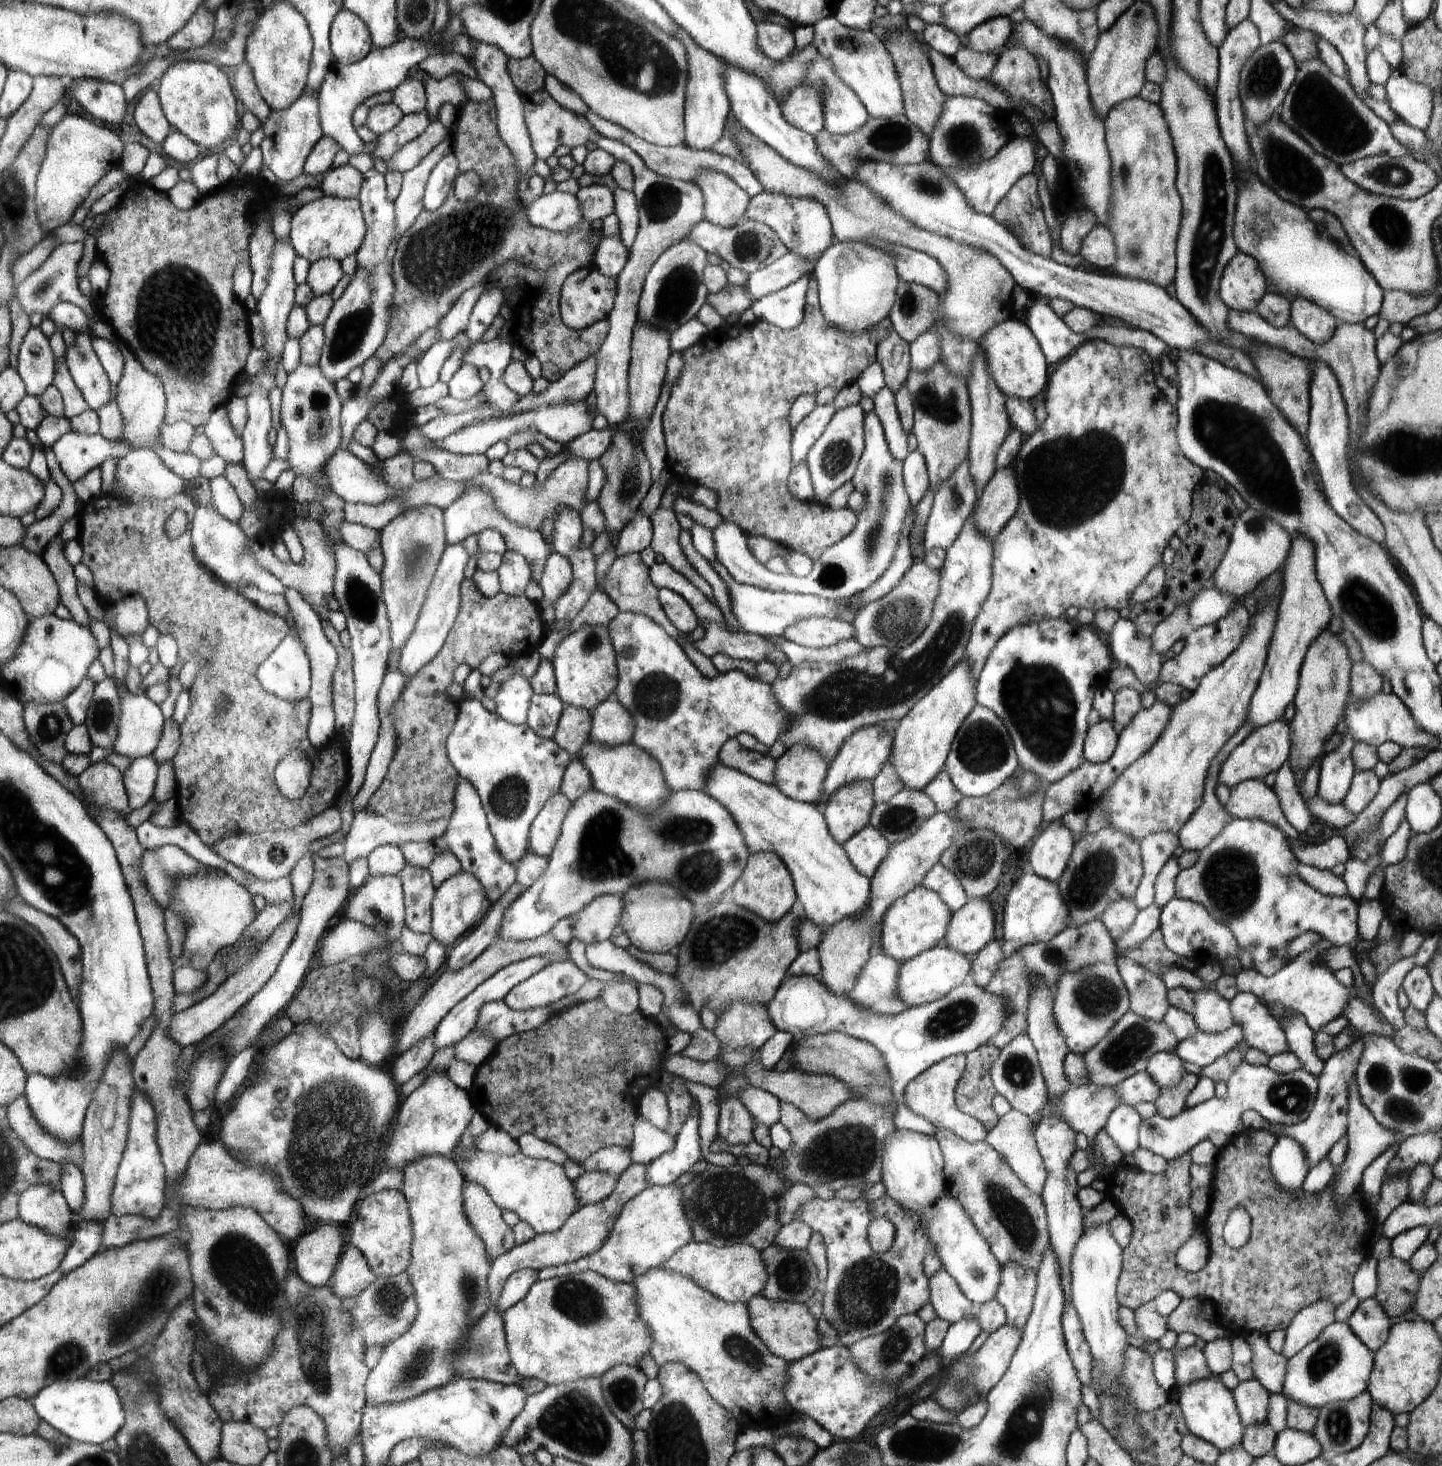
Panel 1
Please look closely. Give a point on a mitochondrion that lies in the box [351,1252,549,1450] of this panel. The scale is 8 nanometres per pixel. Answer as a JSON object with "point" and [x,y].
{"point":[416,1367]}

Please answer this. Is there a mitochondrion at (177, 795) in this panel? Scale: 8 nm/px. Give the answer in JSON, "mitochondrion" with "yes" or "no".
{"mitochondrion":"no"}

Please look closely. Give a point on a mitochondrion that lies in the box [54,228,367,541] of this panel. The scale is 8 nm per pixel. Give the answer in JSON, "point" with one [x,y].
{"point":[178,316]}

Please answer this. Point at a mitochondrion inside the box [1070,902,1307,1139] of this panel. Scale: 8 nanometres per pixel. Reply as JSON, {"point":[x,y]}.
{"point":[1131,1045]}

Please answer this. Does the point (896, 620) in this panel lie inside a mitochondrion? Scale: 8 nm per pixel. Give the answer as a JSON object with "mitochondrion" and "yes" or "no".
{"mitochondrion":"yes"}

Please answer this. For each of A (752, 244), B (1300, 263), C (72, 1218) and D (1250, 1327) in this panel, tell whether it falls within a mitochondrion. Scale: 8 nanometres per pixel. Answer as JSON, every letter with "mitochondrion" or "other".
{"A":"mitochondrion","B":"other","C":"other","D":"other"}

